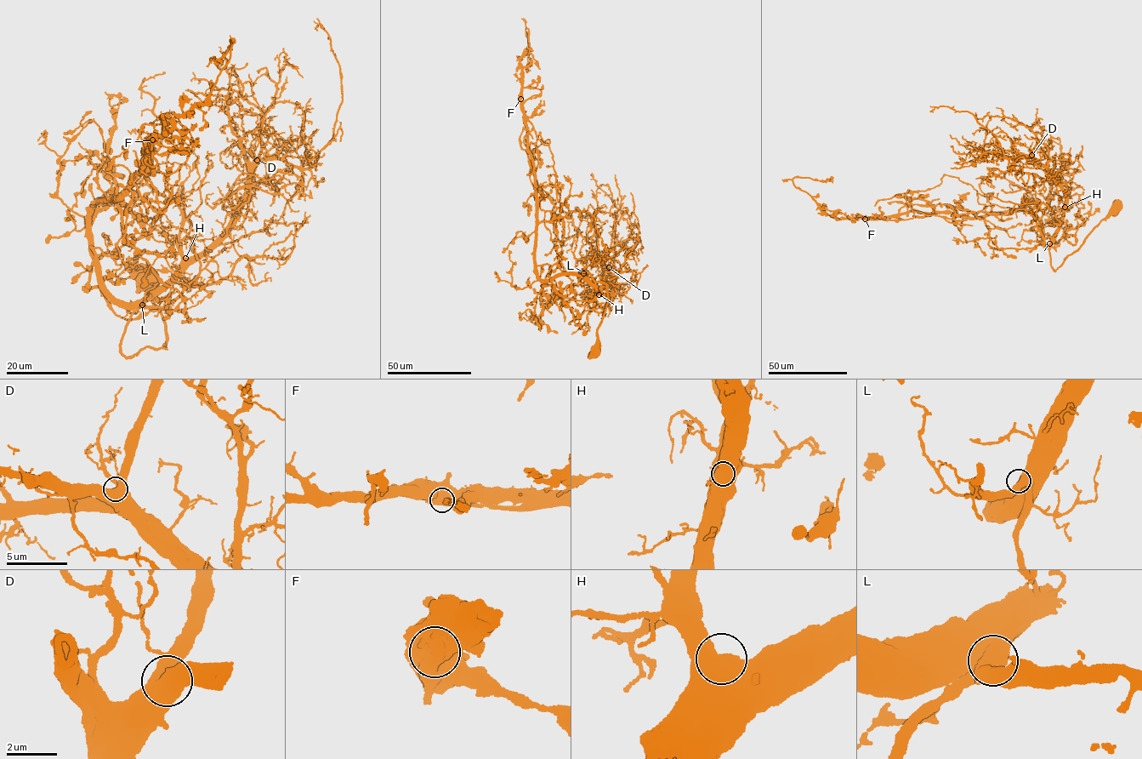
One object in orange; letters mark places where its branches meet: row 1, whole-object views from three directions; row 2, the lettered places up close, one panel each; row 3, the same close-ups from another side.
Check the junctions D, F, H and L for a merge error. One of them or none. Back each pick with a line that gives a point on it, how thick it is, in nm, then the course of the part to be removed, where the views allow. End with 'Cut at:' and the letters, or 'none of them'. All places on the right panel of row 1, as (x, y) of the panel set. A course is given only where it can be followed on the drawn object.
F: Place: (865, 219). Thickness 1050 nm. Course of the part to remove: (865, 219), (912, 218), (905, 193), (934, 188), (945, 174), (970, 185), (978, 202), (985, 205)
Cut at: F

